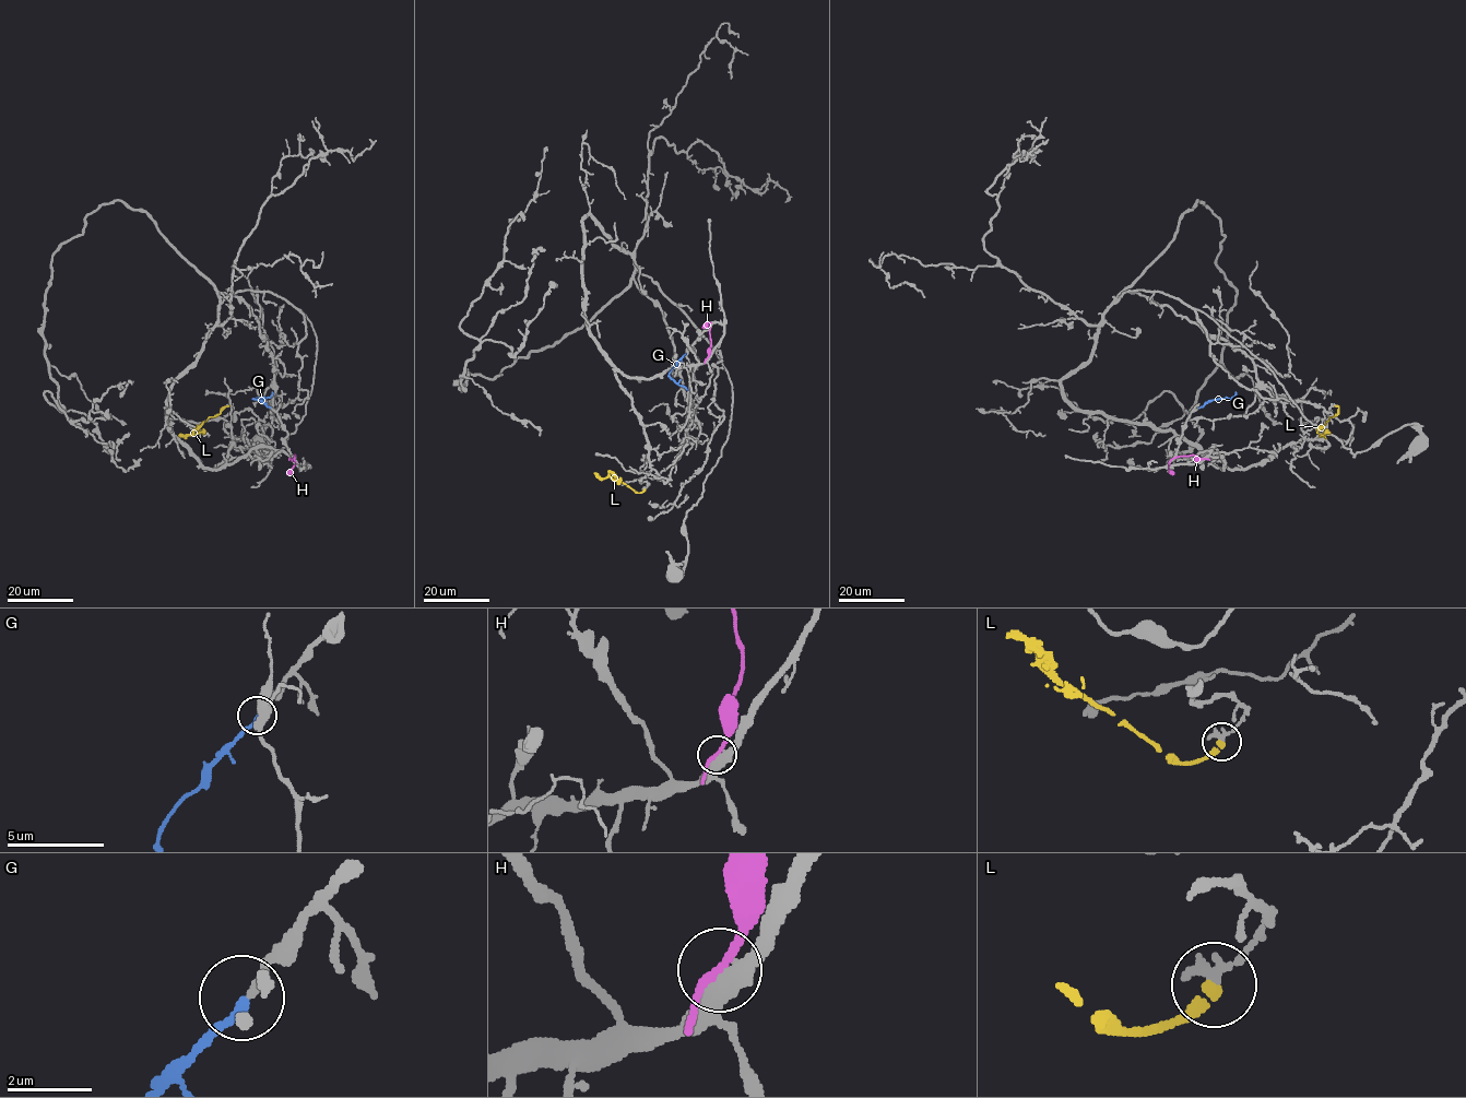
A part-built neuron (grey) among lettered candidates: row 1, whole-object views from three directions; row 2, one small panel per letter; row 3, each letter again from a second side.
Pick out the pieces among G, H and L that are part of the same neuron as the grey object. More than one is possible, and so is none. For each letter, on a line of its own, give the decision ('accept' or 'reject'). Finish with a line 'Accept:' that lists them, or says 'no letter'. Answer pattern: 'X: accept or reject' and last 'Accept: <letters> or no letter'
G: accept
H: reject
L: reject
Accept: G

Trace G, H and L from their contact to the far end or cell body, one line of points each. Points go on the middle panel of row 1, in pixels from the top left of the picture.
G: (686, 353), (670, 376), (687, 390)
H: (707, 358), (710, 322), (704, 326)
L: (645, 490), (637, 493), (611, 472), (606, 477), (599, 477), (594, 473)

